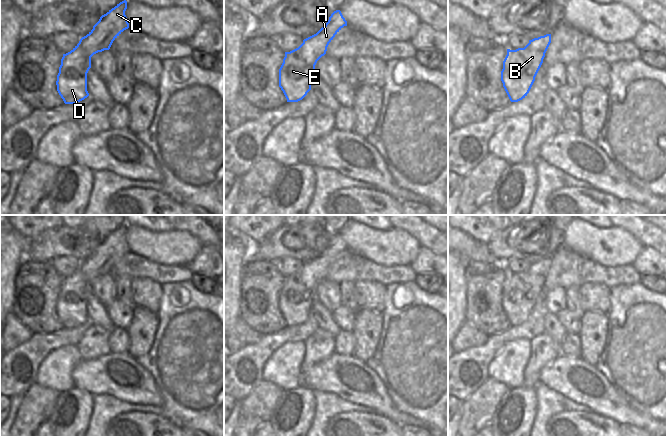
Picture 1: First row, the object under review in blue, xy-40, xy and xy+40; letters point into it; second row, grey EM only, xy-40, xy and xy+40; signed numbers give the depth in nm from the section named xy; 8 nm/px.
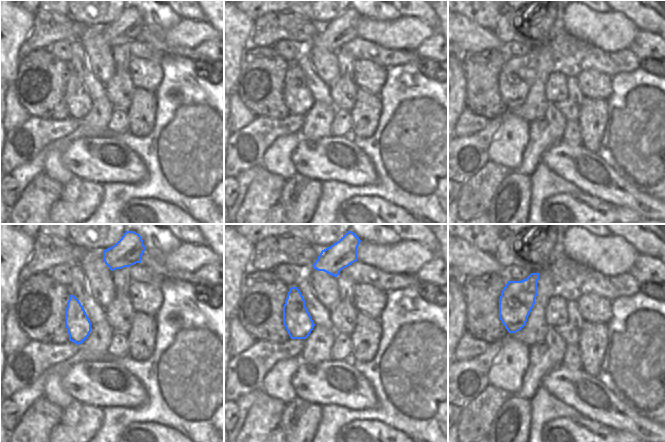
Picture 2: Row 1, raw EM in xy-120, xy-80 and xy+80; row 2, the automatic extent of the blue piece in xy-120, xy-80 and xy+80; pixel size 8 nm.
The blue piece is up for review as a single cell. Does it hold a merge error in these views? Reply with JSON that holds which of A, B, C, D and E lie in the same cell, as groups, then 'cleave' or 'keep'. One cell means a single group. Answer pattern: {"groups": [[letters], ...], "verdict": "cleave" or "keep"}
{"groups": [["A", "B", "C", "D", "E"]], "verdict": "keep"}

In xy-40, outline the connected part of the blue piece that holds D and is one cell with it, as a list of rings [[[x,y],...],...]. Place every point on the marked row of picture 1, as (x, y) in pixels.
[[[126,0],[117,4],[100,17],[93,29],[70,52],[63,54],[56,85],[65,104],[76,104],[89,96],[87,73],[91,68],[91,57],[109,50],[113,41],[129,28],[126,9]]]

